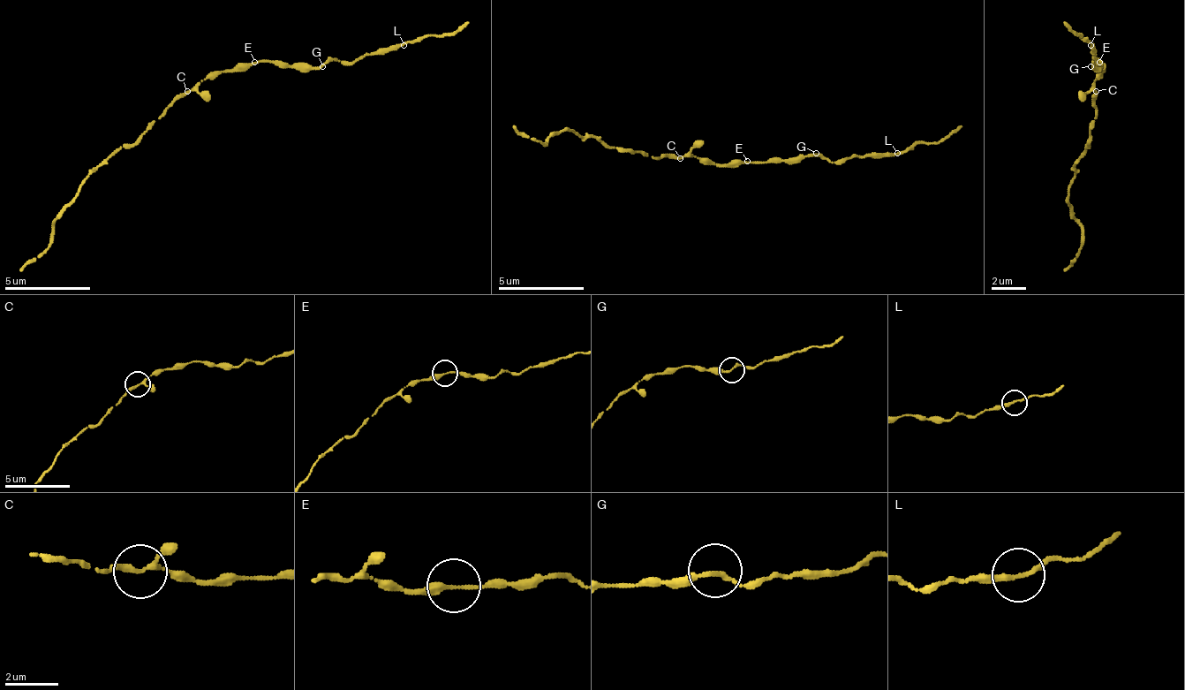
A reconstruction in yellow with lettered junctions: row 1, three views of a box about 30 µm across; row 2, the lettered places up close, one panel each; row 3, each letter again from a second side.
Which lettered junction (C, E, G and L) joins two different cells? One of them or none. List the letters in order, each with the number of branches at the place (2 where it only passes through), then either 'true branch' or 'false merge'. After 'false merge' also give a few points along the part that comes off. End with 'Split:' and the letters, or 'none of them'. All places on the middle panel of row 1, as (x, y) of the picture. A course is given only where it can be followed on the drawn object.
C: 3 | true branch
E: 2 | true branch
G: 2 | true branch
L: 2 | true branch
Split: none of them

